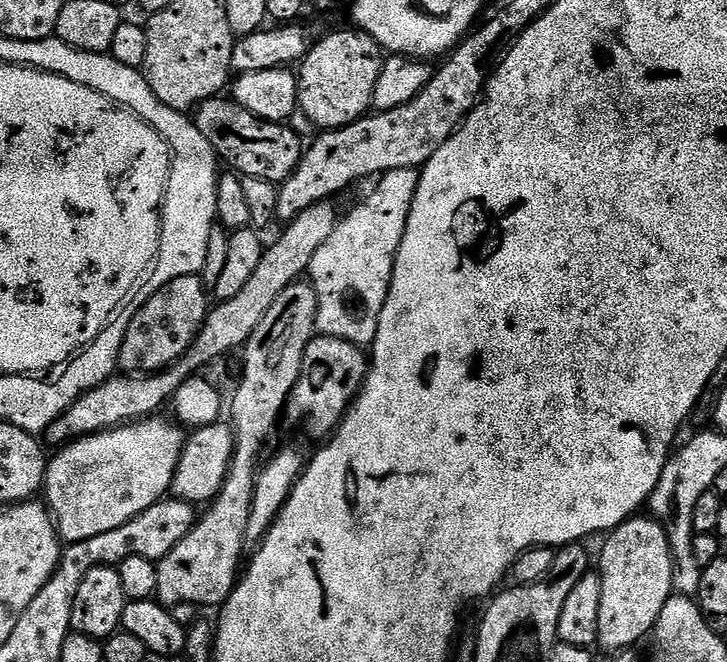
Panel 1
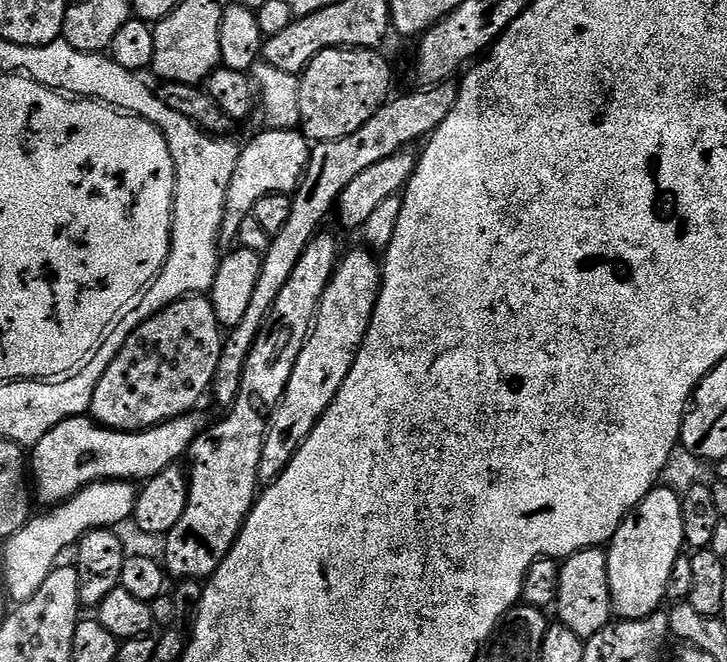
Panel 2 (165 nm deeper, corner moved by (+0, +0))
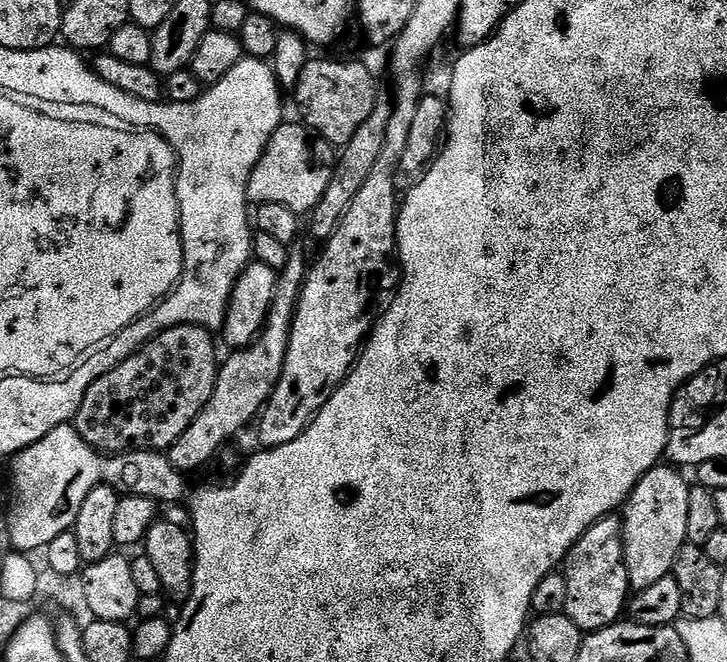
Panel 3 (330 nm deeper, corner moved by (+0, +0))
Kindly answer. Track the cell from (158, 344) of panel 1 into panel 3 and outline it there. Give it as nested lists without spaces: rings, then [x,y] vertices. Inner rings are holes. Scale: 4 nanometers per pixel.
[[[183,324],[143,344],[86,390],[74,421],[77,434],[101,454],[163,453],[171,448],[214,390],[218,359],[212,336],[207,328]]]

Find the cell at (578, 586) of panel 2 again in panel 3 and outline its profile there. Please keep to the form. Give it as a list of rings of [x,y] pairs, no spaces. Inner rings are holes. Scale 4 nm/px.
[[[613,514],[603,516],[598,522],[594,522],[594,526],[590,526],[586,534],[578,538],[576,545],[565,556],[562,571],[566,578],[564,615],[570,618],[570,622],[574,622],[574,626],[578,626],[585,634],[591,634],[617,623],[625,615],[626,605],[630,599],[628,571],[624,561],[624,526],[621,517]]]

